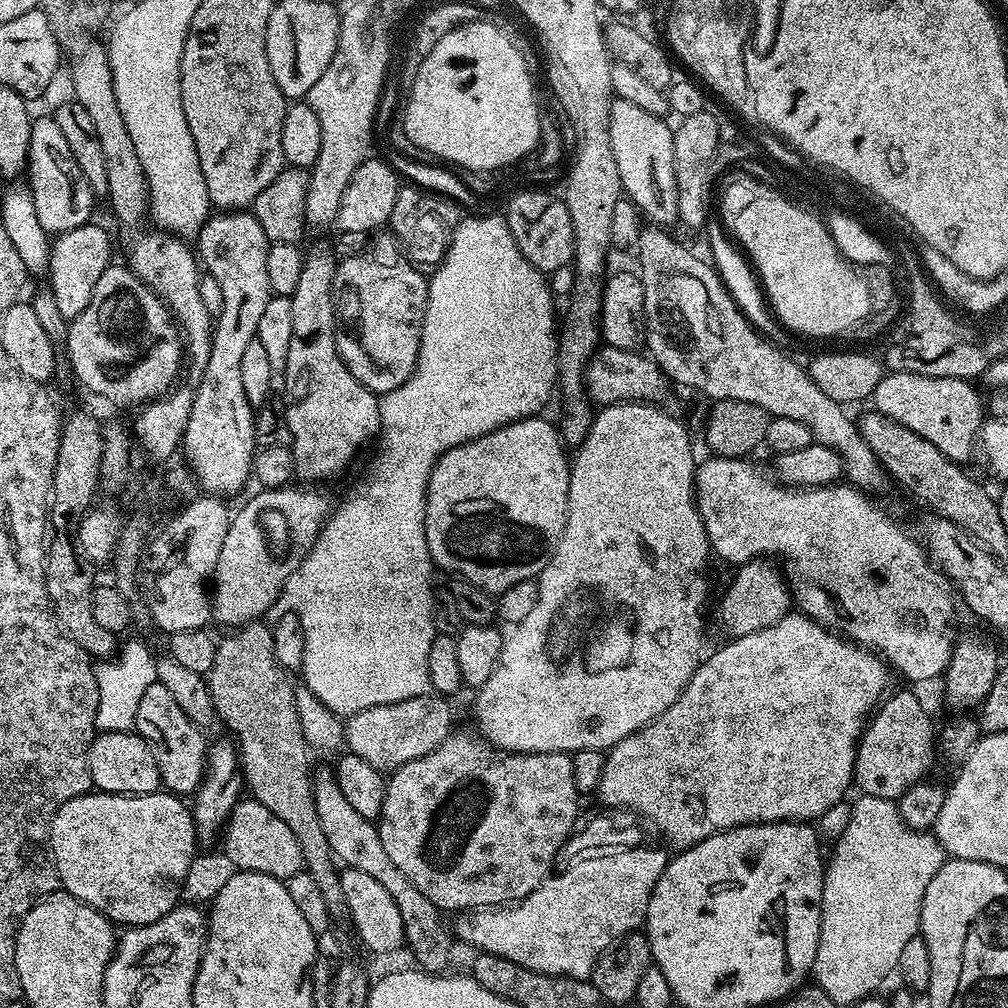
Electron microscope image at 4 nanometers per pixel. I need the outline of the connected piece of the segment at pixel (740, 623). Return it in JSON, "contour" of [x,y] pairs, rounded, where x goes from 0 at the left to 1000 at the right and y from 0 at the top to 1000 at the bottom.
{"contour":[[[751,554],[729,564],[730,572],[723,577],[714,595],[714,623],[719,632],[729,633],[748,629],[748,625],[760,625],[760,621],[768,621],[768,617],[783,610],[788,596],[782,576],[777,566],[766,560],[769,559],[765,555]]]}

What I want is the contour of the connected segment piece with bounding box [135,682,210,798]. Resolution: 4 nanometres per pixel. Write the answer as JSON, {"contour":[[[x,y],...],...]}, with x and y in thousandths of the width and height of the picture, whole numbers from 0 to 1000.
{"contour":[[[158,677],[145,681],[145,688],[141,688],[141,696],[137,696],[137,712],[134,725],[151,739],[157,764],[159,777],[166,785],[180,791],[193,787],[202,774],[206,757],[208,734],[205,734],[203,723],[197,722],[191,714],[173,696],[169,685]]]}

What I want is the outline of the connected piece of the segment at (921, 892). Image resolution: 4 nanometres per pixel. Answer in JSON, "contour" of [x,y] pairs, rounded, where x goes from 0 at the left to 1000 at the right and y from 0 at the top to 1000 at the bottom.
{"contour":[[[854,789],[853,794],[846,793],[844,795],[845,807],[843,808],[843,815],[839,815],[839,819],[835,823],[835,827],[828,830],[827,837],[829,842],[822,848],[819,853],[817,863],[817,882],[815,883],[815,891],[813,892],[813,934],[812,935],[812,942],[810,943],[810,953],[806,955],[805,967],[810,968],[809,975],[815,982],[819,982],[819,986],[823,986],[823,990],[830,998],[848,997],[851,990],[866,987],[870,983],[869,980],[881,967],[890,963],[893,951],[895,950],[895,942],[899,938],[899,935],[903,935],[903,931],[910,929],[913,923],[913,904],[915,903],[915,891],[919,887],[919,879],[923,879],[923,871],[927,871],[927,867],[931,867],[931,863],[936,859],[938,852],[937,841],[929,833],[928,828],[924,824],[904,821],[895,812],[893,807],[893,799],[890,795],[880,794],[879,792],[867,792],[866,790]]]}

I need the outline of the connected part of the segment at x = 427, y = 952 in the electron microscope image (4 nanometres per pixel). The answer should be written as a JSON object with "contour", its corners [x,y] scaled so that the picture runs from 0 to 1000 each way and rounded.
{"contour":[[[328,765],[313,767],[310,788],[315,804],[315,815],[319,815],[319,823],[323,827],[323,835],[327,835],[330,849],[341,861],[359,863],[366,871],[372,871],[387,886],[391,899],[395,899],[395,907],[399,907],[401,937],[409,943],[410,950],[414,952],[412,955],[422,964],[439,965],[443,961],[440,959],[448,952],[450,929],[445,918],[443,921],[437,914],[438,902],[433,901],[431,895],[427,895],[427,891],[423,891],[419,883],[415,883],[415,879],[411,879],[411,875],[395,863],[395,859],[391,859],[379,839],[376,820],[370,814],[359,812],[359,808],[355,808],[355,804],[339,792],[339,784],[335,784],[335,776]]]}

